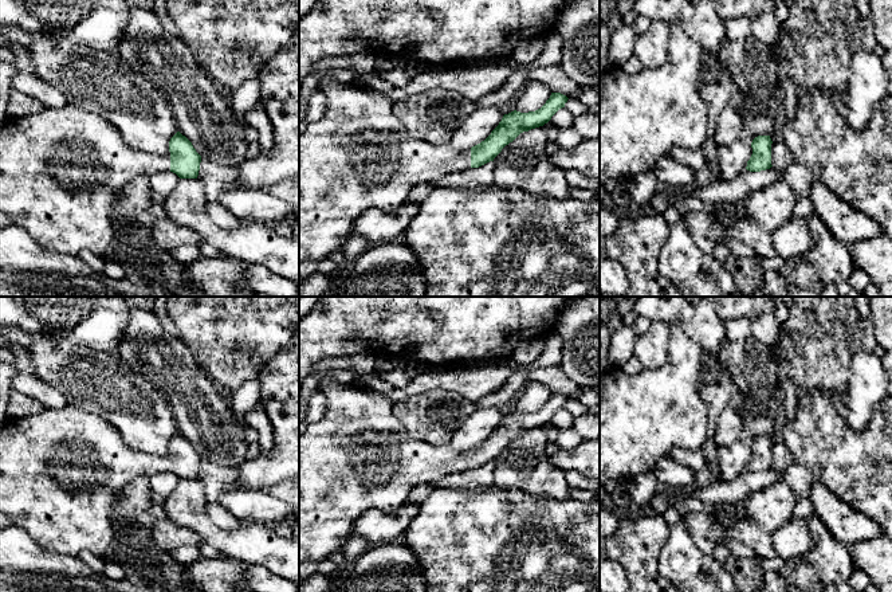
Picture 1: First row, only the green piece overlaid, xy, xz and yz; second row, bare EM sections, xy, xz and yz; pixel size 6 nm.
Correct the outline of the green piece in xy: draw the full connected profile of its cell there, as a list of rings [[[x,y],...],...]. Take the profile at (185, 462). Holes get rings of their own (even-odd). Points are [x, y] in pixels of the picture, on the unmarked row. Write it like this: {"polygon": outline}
{"polygon": [[[67,403],[59,409],[44,408],[36,415],[20,419],[8,419],[0,431],[0,530],[9,526],[17,526],[25,530],[32,540],[44,550],[60,554],[78,556],[82,550],[89,550],[97,557],[105,558],[113,544],[114,521],[111,517],[113,505],[117,497],[137,477],[152,477],[158,473],[173,473],[180,479],[197,479],[200,471],[201,456],[196,452],[192,443],[177,432],[169,442],[169,452],[162,456],[150,455],[130,448],[119,435],[115,427],[106,420],[87,413],[75,405]]]}

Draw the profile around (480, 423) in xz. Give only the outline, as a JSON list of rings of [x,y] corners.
[[[498,407],[476,408],[457,428],[449,442],[453,450],[463,451],[484,442],[503,419]]]

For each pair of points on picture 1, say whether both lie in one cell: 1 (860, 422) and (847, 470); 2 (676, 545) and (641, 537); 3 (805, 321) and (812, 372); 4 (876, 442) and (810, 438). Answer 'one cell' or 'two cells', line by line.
1: two cells
2: two cells
3: one cell
4: one cell

